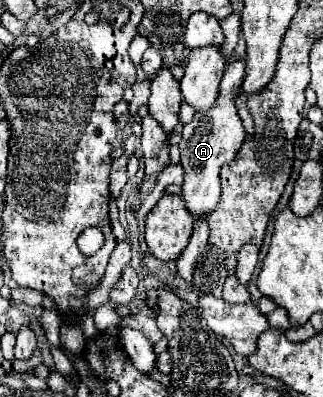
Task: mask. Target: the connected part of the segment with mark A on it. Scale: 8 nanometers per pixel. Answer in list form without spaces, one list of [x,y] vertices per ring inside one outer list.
[[[244,59],[236,63],[228,63],[222,83],[220,83],[220,95],[216,101],[216,107],[210,107],[206,111],[200,111],[194,115],[194,119],[184,125],[182,139],[178,143],[180,147],[180,165],[184,169],[184,183],[182,183],[182,197],[192,213],[194,219],[208,217],[214,207],[220,201],[220,167],[224,163],[230,163],[240,149],[244,141],[244,127],[236,113],[234,97],[240,93],[240,85],[244,79]]]

